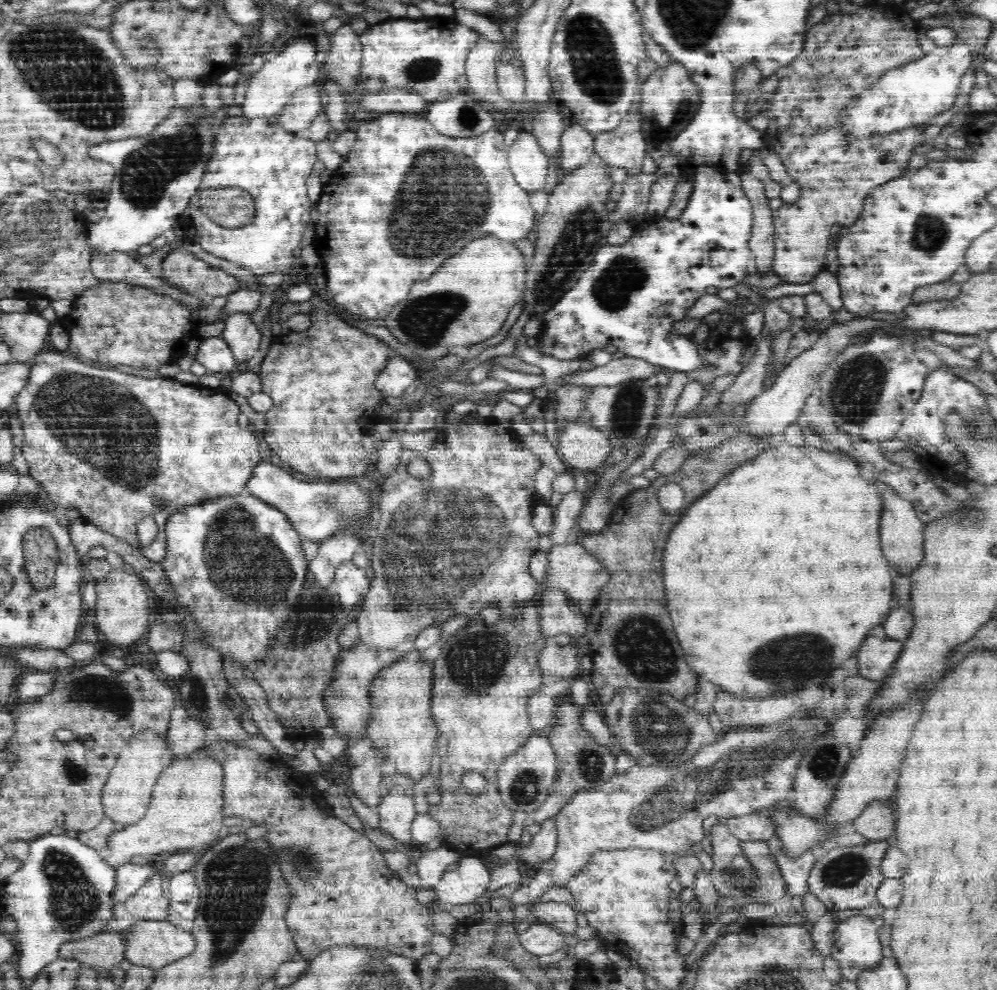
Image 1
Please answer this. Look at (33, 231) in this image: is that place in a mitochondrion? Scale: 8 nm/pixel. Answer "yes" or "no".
yes

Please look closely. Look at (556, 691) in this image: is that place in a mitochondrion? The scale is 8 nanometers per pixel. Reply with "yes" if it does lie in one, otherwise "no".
no

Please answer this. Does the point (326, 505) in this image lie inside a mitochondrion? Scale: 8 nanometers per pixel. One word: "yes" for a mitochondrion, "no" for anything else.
yes

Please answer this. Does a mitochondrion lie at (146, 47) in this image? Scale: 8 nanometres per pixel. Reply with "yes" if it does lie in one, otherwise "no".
yes

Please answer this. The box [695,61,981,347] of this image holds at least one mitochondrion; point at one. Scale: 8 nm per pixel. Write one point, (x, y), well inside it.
(929, 234)

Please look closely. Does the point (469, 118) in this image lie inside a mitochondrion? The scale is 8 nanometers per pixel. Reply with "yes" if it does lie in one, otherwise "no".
yes

